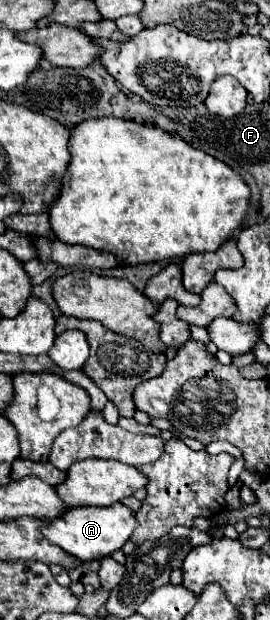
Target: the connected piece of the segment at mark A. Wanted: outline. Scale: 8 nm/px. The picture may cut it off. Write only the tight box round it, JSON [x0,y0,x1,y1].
[42,502,136,562]

